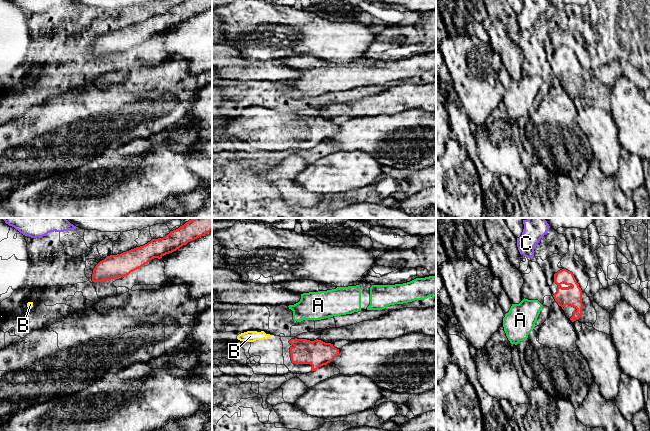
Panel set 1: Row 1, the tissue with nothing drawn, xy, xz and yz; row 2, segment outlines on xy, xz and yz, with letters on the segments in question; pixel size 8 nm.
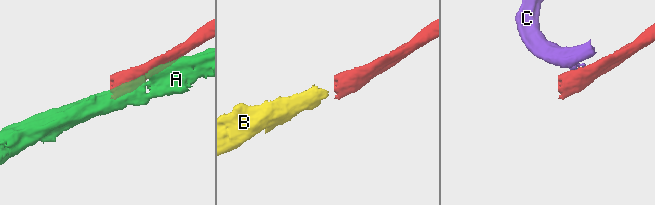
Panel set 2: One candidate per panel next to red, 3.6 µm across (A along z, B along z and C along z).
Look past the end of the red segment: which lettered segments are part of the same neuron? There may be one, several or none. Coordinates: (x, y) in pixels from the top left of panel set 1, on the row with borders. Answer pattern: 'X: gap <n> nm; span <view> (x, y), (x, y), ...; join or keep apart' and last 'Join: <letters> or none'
A: gap 110 nm; span yz (554, 298), (542, 305); keep apart
B: gap 160 nm; span xz (289, 341), (270, 337); join
C: gap 220 nm; span yz (554, 274), (533, 255); keep apart
Join: B

